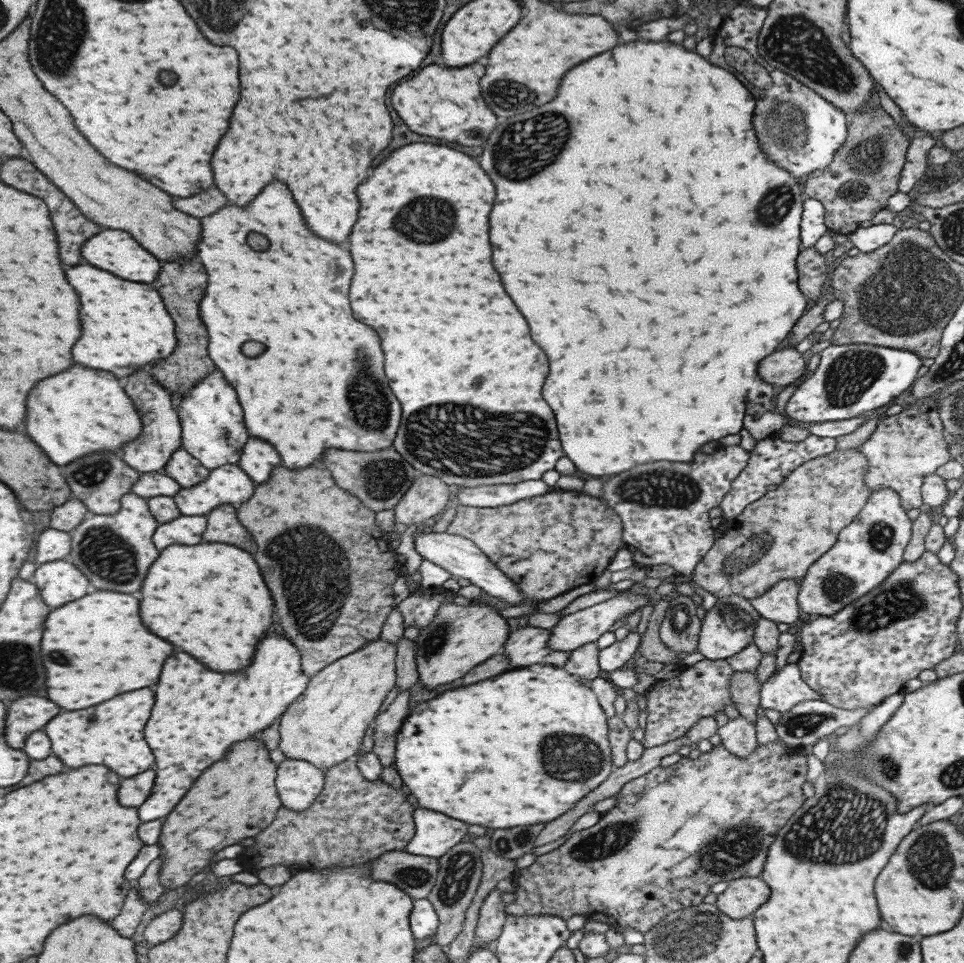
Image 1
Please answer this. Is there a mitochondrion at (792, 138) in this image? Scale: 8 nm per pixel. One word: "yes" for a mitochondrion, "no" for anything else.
yes

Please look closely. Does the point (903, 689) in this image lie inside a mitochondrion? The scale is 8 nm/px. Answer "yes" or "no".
no

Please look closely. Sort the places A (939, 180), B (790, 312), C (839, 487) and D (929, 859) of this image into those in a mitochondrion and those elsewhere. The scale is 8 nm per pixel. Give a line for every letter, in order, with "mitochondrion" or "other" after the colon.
A: other
B: other
C: other
D: mitochondrion

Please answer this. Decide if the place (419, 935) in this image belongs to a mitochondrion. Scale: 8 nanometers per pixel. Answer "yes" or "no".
no

